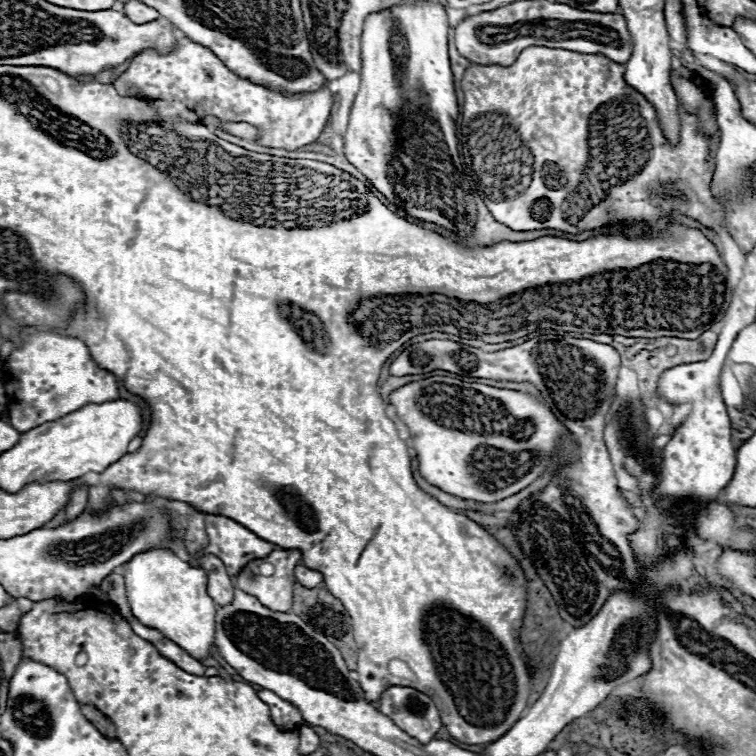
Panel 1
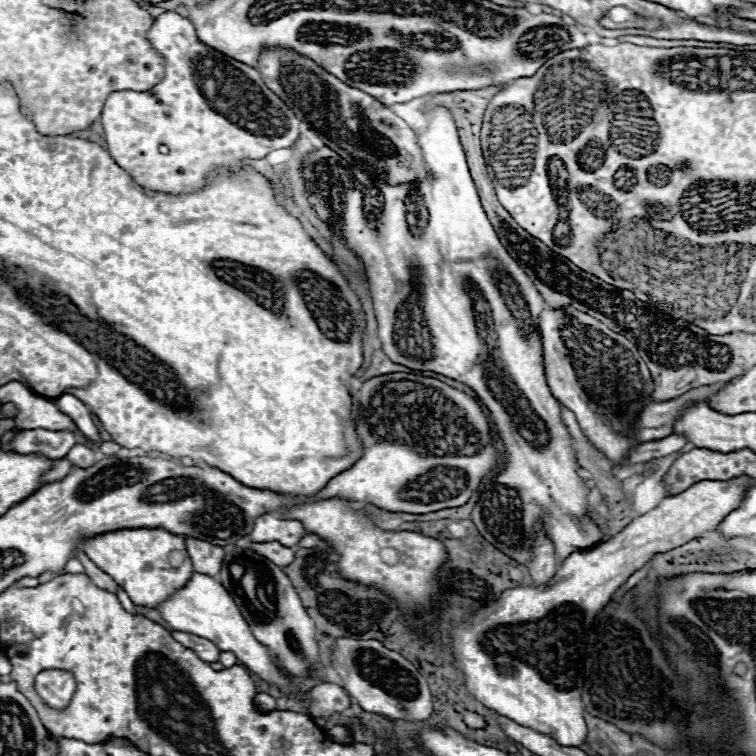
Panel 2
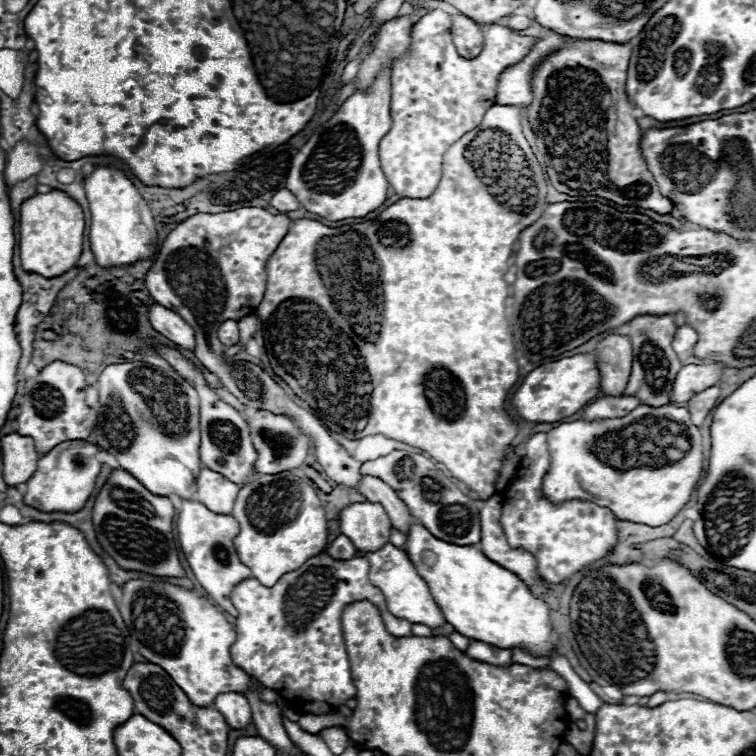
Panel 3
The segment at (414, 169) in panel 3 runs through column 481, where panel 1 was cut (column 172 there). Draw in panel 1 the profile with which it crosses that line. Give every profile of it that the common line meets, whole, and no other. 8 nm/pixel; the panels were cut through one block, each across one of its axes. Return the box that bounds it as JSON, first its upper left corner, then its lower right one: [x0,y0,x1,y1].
[114,36,334,150]

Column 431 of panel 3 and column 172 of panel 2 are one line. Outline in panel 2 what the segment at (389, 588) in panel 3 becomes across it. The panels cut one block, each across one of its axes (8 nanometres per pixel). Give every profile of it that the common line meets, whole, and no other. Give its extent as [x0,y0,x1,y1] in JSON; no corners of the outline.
[156,572,296,694]

